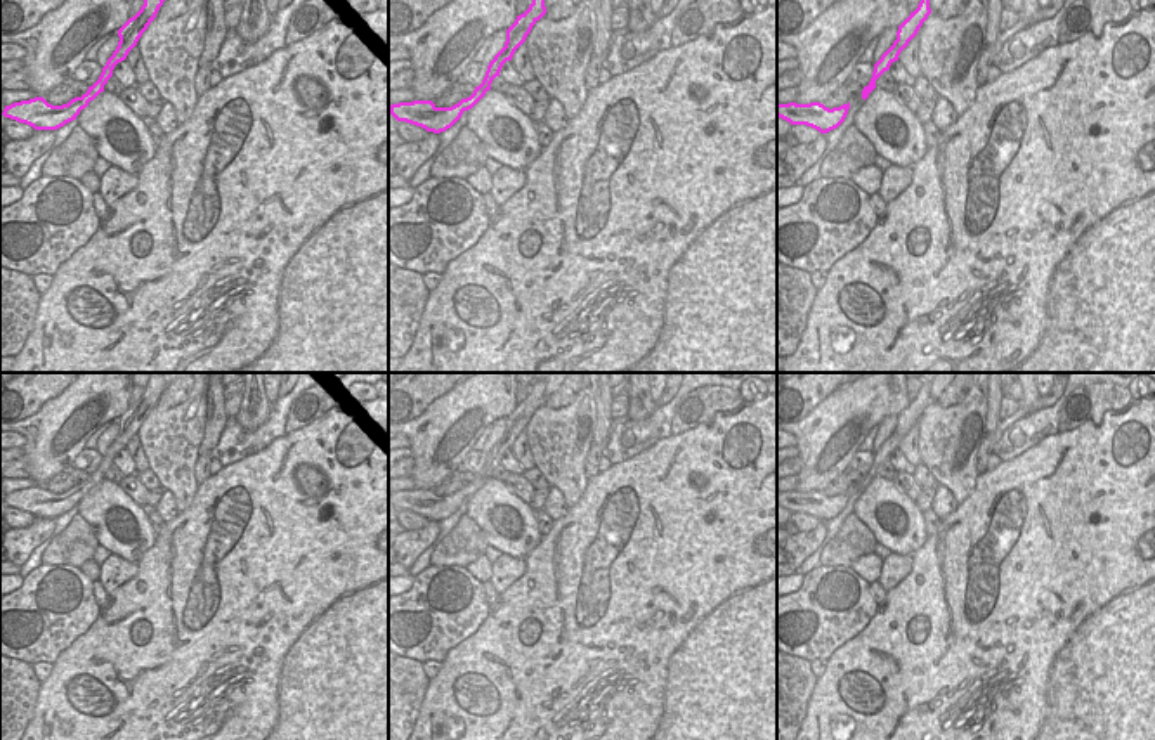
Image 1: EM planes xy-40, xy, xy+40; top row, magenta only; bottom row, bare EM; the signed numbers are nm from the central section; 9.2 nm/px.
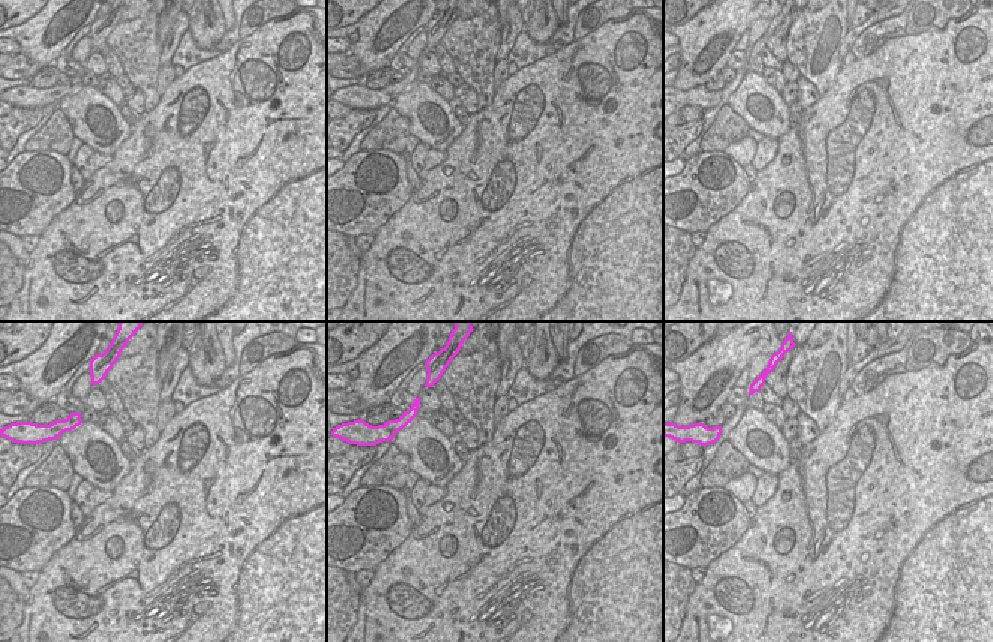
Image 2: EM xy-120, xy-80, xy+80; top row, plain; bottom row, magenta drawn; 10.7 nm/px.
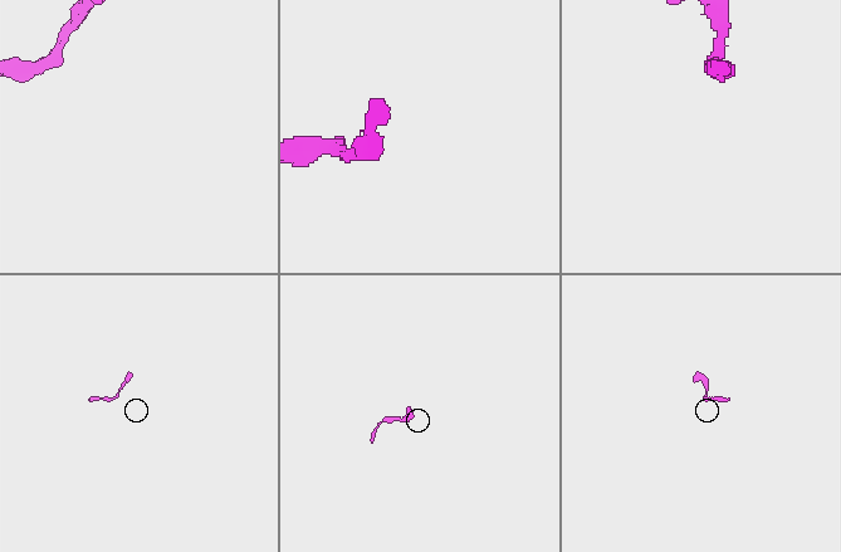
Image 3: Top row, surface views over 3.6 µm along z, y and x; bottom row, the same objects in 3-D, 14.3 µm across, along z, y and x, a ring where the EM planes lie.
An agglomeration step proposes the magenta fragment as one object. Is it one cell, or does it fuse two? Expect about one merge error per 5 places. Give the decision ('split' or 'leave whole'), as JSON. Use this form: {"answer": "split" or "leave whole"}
{"answer": "leave whole"}

